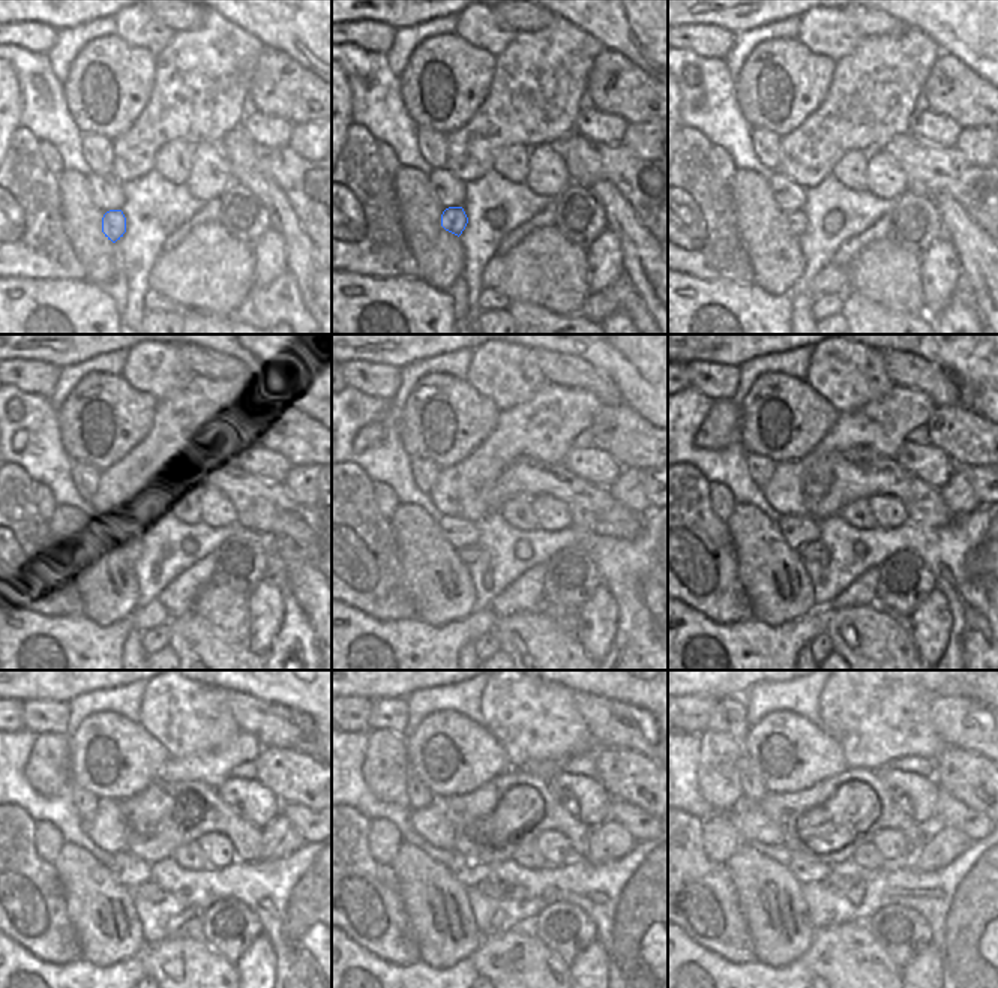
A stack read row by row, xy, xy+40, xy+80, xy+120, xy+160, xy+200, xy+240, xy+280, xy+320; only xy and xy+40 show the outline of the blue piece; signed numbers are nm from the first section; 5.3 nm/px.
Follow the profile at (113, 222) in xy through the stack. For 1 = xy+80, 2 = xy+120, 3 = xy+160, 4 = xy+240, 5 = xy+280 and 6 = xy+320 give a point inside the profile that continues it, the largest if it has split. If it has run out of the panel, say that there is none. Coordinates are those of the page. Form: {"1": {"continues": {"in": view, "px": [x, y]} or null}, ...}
{"1": {"continues": {"in": "xy+80", "px": [796, 221]}}, "2": {"continues": {"in": "xy+120", "px": [128, 555]}}, "3": {"continues": {"in": "xy+160", "px": [468, 553]}}, "4": {"continues": {"in": "xy+240", "px": [150, 891]}}, "5": {"continues": {"in": "xy+280", "px": [492, 888]}}, "6": {"continues": {"in": "xy+320", "px": [853, 889]}}}

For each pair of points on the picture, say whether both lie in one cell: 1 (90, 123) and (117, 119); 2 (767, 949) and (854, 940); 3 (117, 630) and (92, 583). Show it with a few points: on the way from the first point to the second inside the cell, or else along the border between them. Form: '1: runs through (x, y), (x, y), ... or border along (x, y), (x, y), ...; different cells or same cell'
1: runs through (96, 125), (105, 126), (111, 122); same cell
2: border along (817, 930), (808, 951), (800, 958); different cells
3: border along (137, 607), (108, 625), (96, 625), (80, 616); different cells

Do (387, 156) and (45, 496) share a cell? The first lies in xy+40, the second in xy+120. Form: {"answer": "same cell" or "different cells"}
{"answer": "same cell"}

